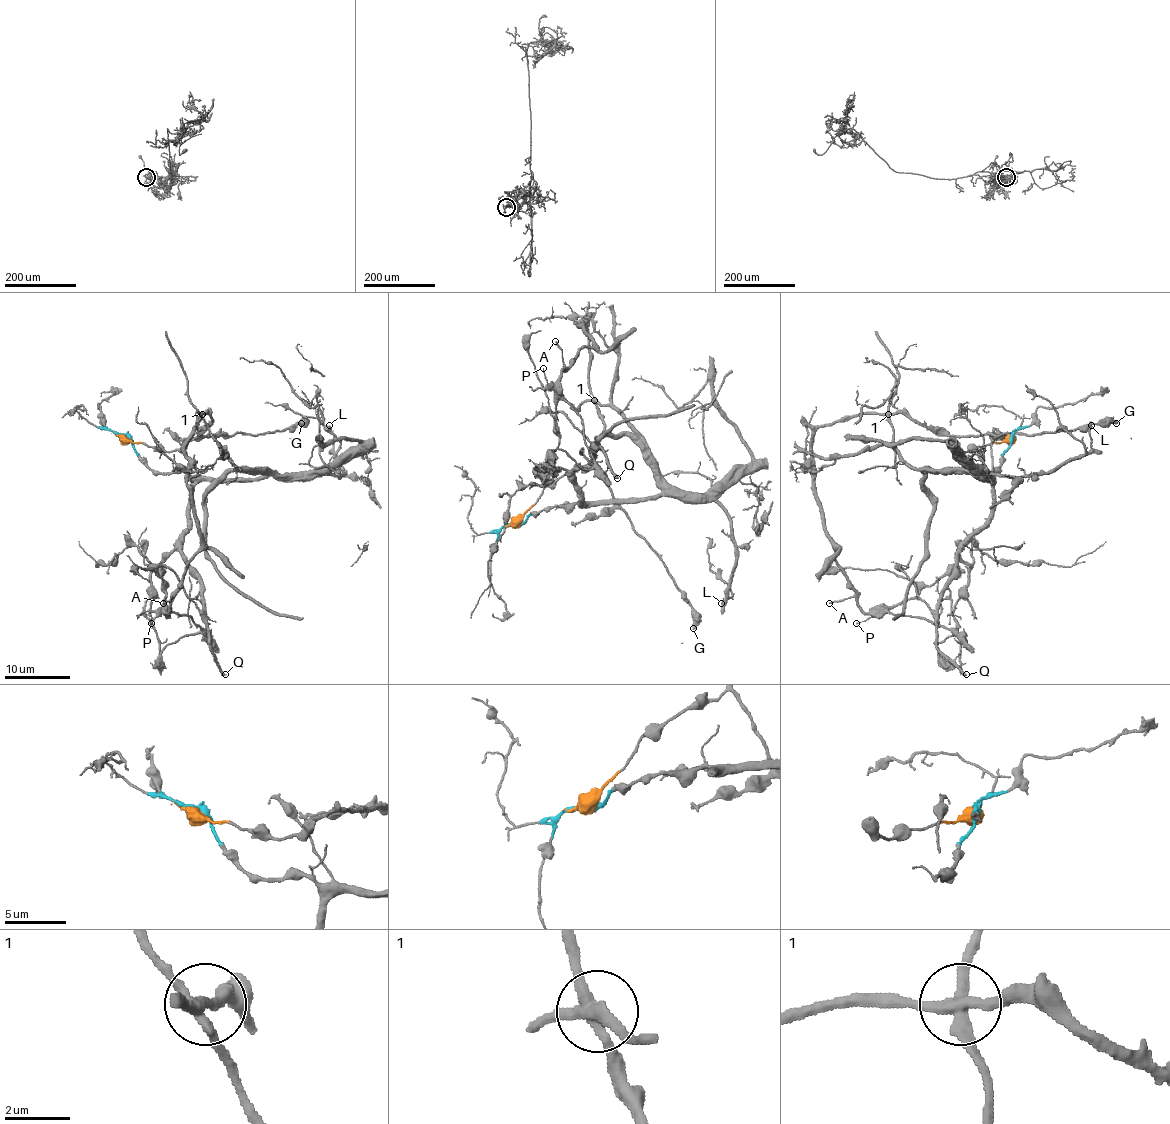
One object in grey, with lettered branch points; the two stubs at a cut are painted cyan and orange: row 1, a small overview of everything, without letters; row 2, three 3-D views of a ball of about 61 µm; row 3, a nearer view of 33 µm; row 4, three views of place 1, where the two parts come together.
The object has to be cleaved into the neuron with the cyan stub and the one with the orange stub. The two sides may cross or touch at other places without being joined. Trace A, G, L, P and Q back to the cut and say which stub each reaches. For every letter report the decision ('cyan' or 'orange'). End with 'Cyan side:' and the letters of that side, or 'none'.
A: orange
G: orange
L: cyan
P: orange
Q: cyan
Cyan side: L, Q

